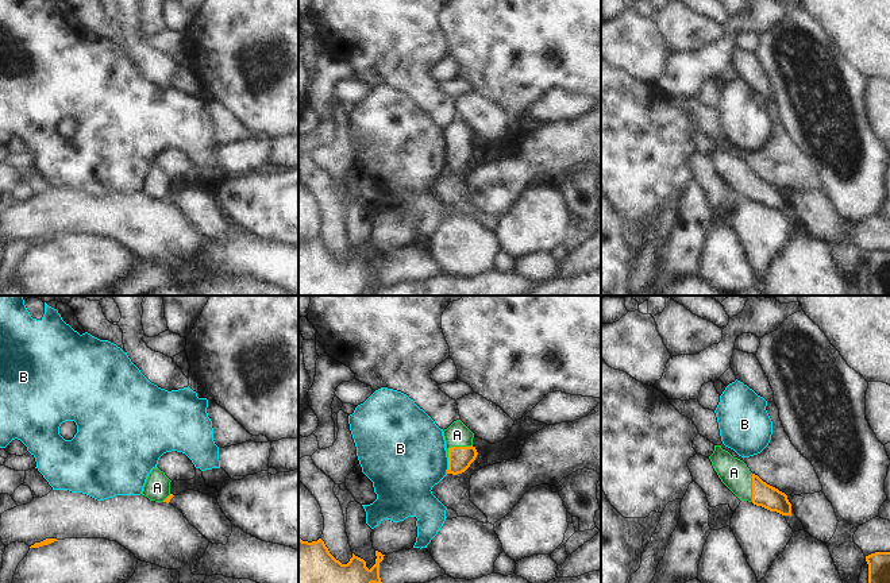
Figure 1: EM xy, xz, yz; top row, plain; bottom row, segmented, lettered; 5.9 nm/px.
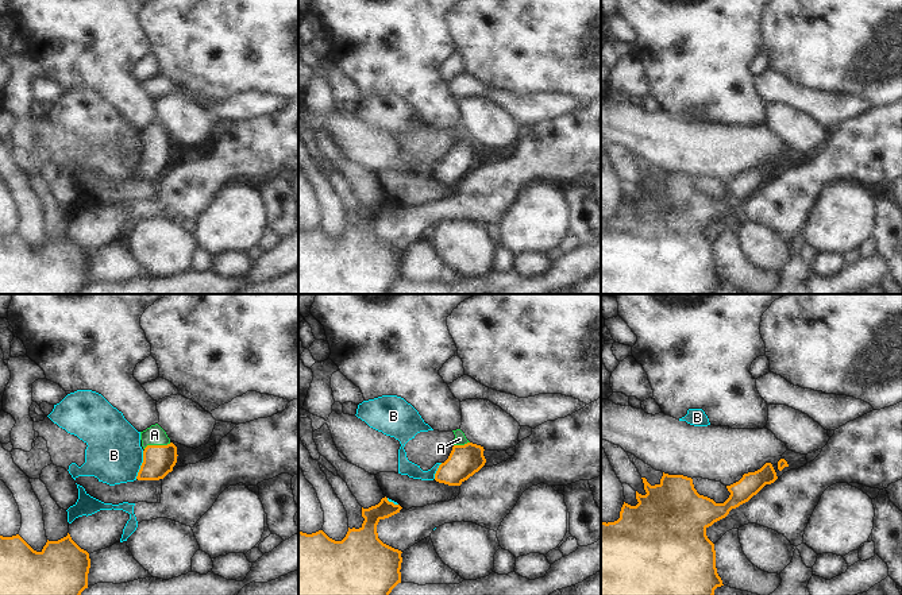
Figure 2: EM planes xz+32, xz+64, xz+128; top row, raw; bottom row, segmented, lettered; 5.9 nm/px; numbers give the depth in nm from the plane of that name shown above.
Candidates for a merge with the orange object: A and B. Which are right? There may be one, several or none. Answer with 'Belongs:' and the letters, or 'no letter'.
Belongs: A

